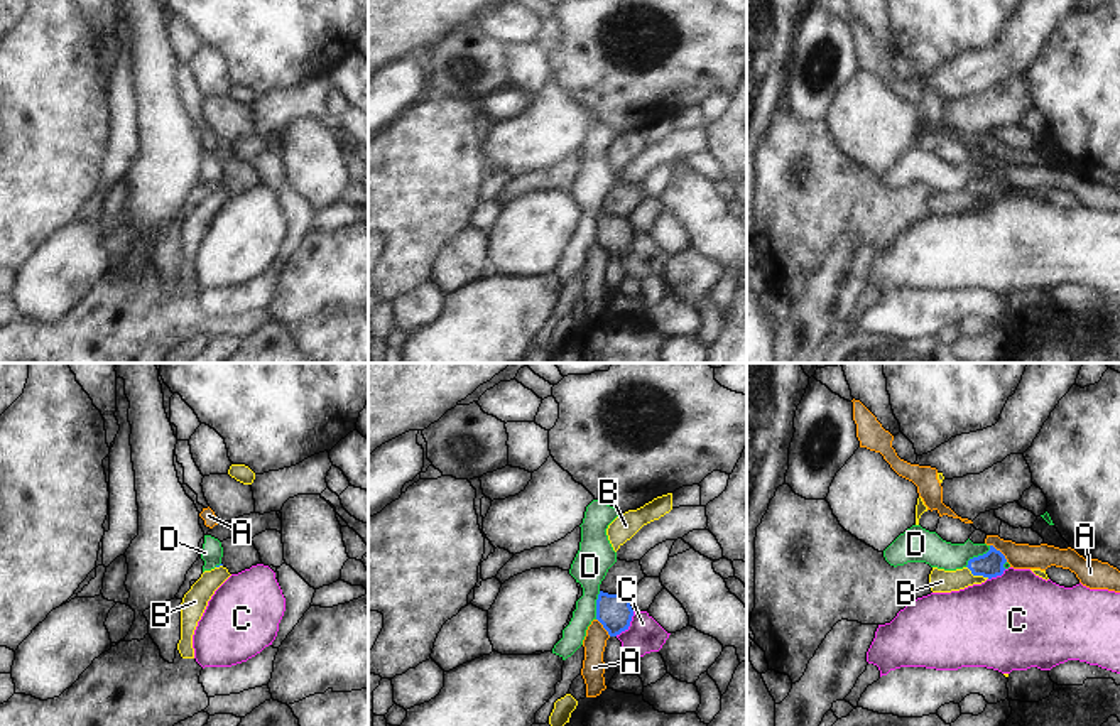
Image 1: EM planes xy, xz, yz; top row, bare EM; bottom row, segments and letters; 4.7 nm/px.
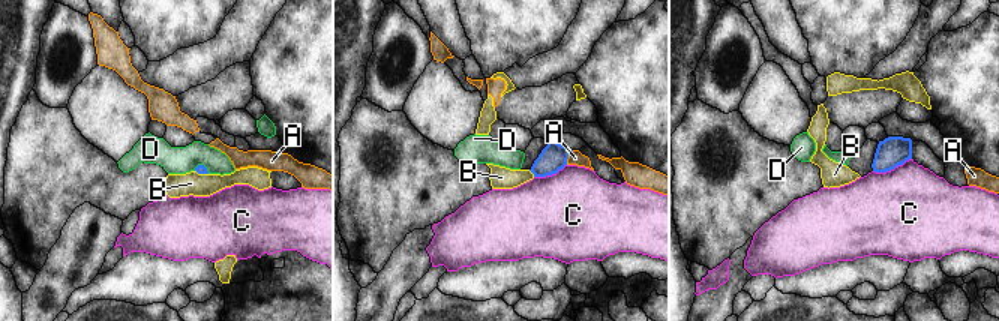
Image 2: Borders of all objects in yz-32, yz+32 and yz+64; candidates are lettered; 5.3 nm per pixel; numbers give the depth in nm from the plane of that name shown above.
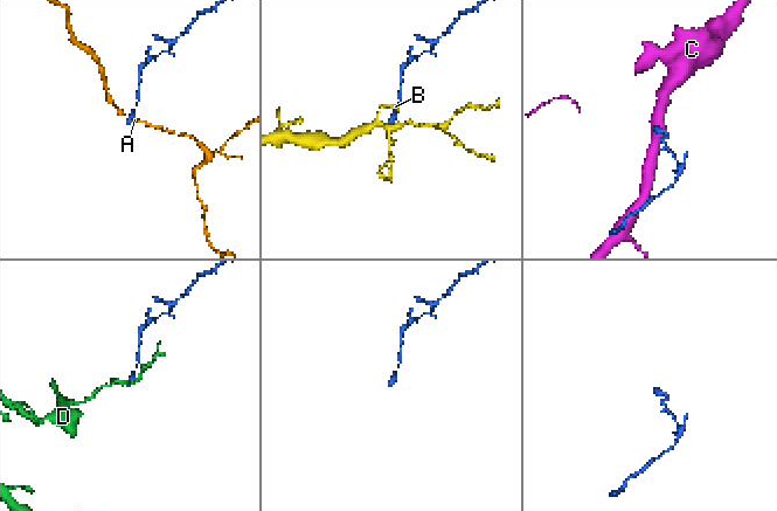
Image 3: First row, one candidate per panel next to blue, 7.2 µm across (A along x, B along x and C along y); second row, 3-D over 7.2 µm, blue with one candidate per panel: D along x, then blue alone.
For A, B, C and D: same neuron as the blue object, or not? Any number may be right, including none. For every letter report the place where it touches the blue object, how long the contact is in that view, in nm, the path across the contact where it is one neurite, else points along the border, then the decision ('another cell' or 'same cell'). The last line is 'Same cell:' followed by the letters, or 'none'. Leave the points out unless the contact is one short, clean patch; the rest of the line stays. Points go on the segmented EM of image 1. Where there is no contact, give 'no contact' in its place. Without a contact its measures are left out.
A: meets blue in yz at (1000, 552); contact 120 nm long; border along yz (990, 544), (1007, 561); another cell
B: meets blue in yz at (977, 574); contact 130 nm long; border along yz (967, 566), (973, 574), (989, 578); another cell
C: meets blue in xz at (629, 625); contact 150 nm long; another cell
D: meets blue in yz at (978, 556); contact 160 nm long; border along yz (990, 546), (985, 552), (973, 556), (965, 566); another cell
Same cell: none

